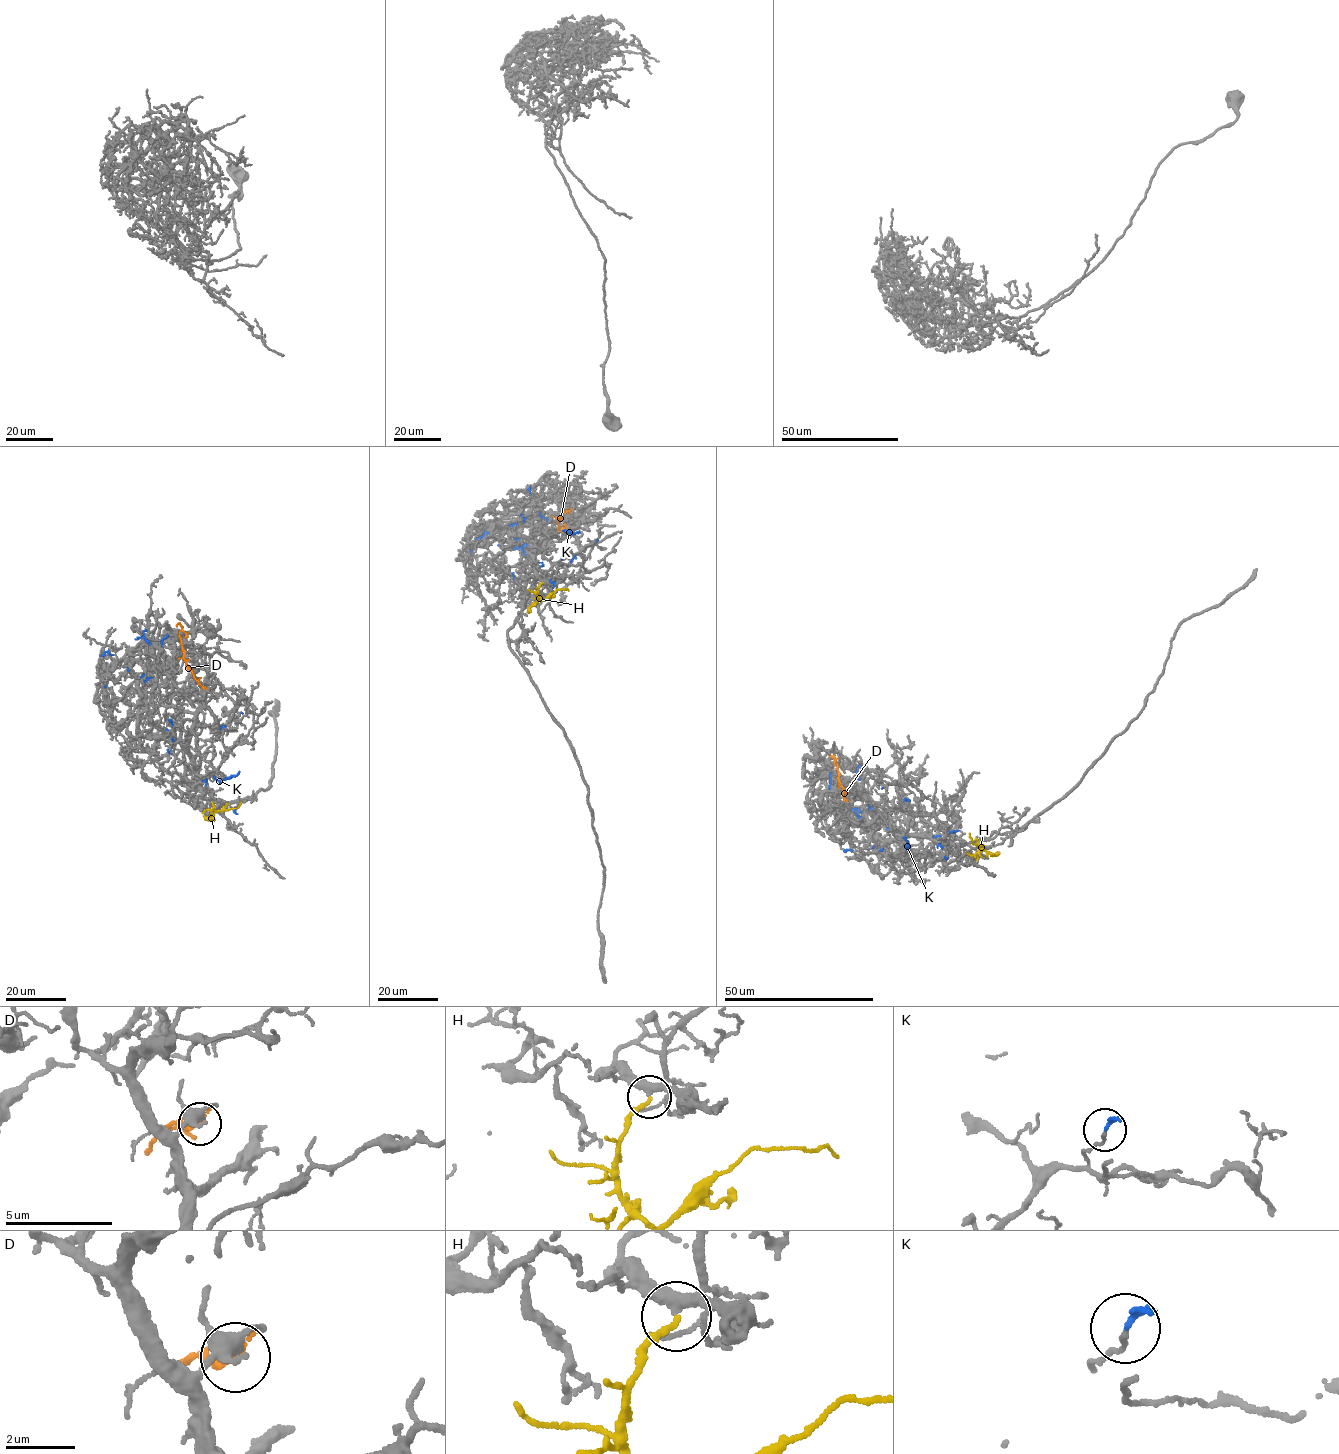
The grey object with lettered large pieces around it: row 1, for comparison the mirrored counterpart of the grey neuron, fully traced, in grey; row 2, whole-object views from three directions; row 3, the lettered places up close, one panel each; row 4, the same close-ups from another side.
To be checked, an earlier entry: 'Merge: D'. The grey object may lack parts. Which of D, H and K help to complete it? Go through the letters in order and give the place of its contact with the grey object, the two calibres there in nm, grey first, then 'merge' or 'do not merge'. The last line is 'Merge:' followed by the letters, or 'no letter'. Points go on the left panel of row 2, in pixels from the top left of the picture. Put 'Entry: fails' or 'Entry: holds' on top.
Entry: fails
D: (204, 689) | 320/200 nm | do not merge
H: (214, 806) | 360/180 nm | merge
K: (234, 811) | 80/160 nm | do not merge
Merge: H

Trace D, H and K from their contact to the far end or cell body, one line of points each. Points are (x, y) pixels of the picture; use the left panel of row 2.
D: (204, 689), (186, 665), (180, 630), (186, 633), (184, 637)
H: (214, 806), (211, 810), (237, 808), (240, 801)
K: (234, 812), (229, 778), (238, 773), (224, 727), (166, 730), (127, 669), (135, 639), (143, 637), (151, 644)

